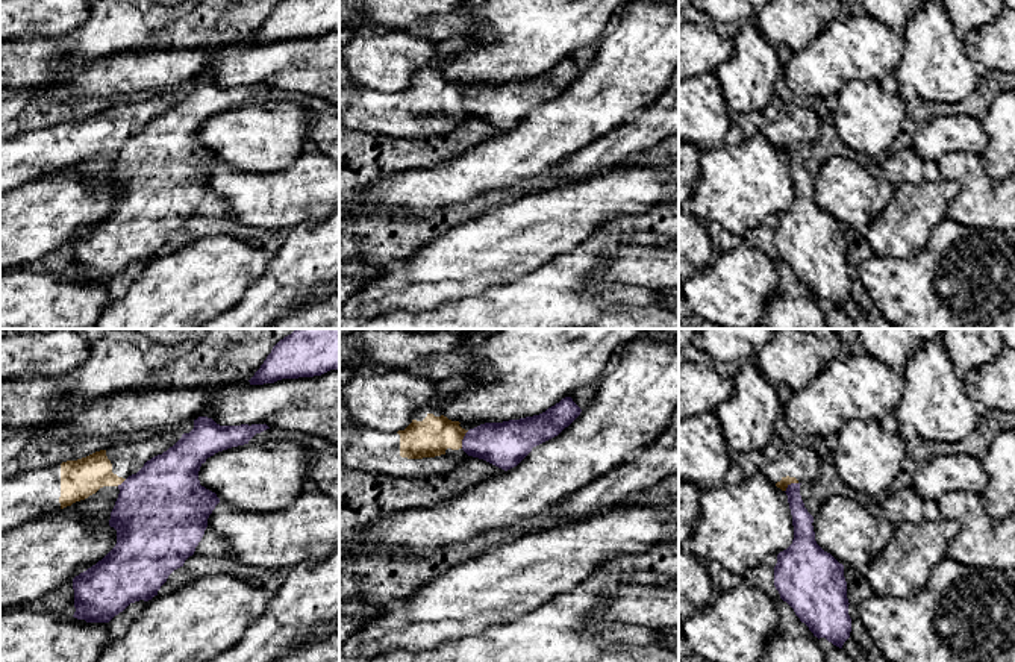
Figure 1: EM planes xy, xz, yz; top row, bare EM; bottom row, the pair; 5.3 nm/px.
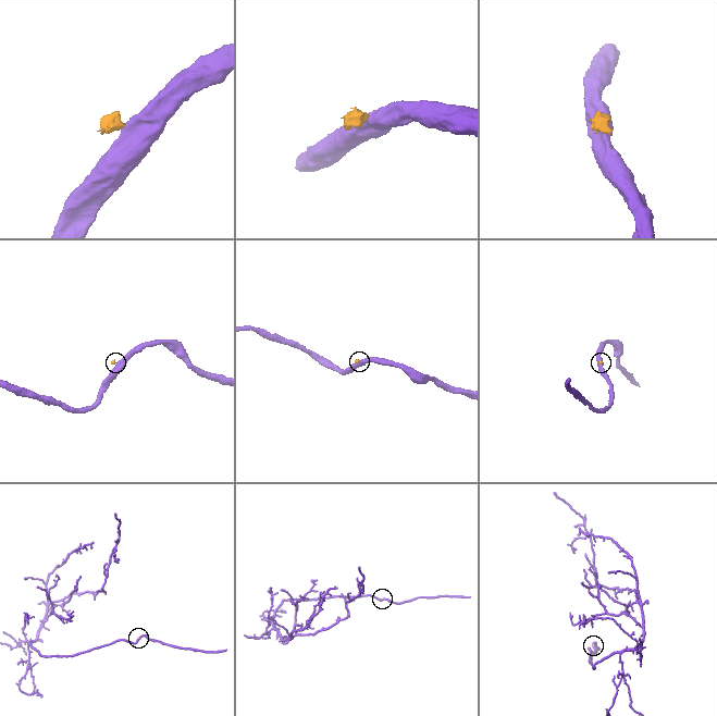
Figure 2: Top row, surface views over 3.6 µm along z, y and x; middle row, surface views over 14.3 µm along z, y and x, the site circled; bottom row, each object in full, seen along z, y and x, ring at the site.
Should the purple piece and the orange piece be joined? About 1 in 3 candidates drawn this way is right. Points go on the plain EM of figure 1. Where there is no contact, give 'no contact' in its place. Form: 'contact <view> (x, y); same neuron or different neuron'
contact xz (462, 100); different neuron

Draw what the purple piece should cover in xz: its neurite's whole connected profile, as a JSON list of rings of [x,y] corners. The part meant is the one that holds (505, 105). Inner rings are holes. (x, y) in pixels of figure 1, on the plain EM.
[[[571,58],[562,59],[545,73],[503,83],[485,83],[470,89],[462,100],[462,111],[504,132],[517,127],[533,108],[557,97],[582,70]]]

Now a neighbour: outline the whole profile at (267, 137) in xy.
[[[268,100],[261,103],[248,103],[215,114],[201,124],[198,132],[200,145],[217,155],[220,164],[230,164],[241,171],[274,173],[289,167],[308,147],[308,133],[315,112],[289,100]]]

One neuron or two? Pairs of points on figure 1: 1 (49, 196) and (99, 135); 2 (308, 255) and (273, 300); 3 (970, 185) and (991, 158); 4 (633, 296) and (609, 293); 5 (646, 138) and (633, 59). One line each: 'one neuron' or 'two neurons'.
1: two neurons
2: one neuron
3: two neurons
4: one neuron
5: two neurons

